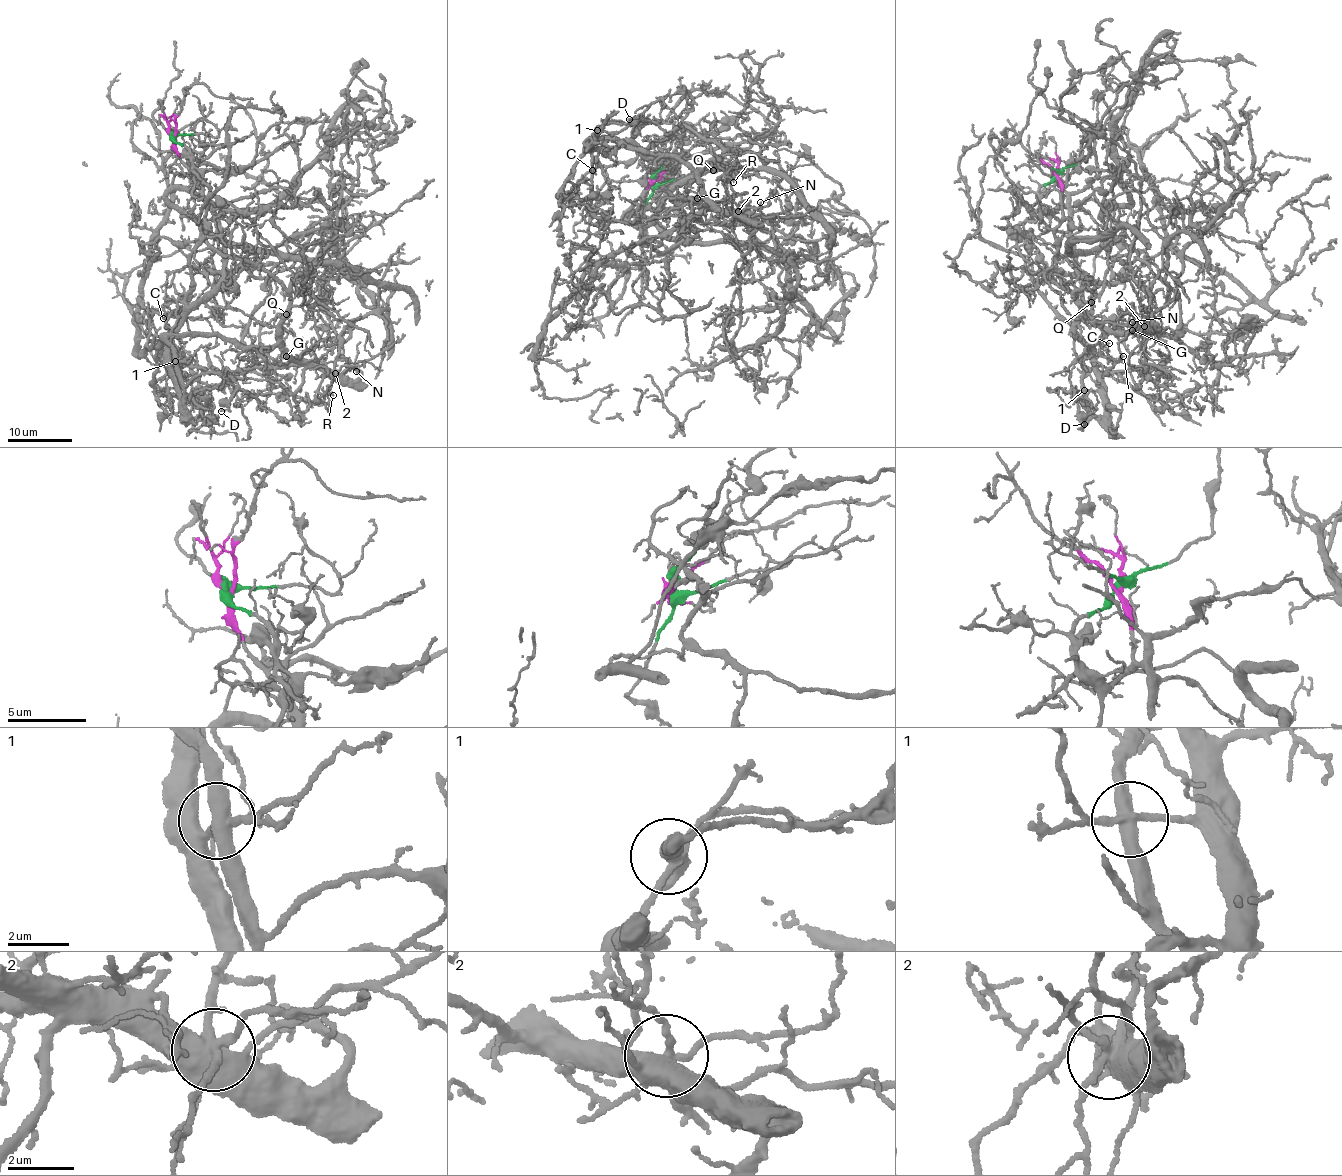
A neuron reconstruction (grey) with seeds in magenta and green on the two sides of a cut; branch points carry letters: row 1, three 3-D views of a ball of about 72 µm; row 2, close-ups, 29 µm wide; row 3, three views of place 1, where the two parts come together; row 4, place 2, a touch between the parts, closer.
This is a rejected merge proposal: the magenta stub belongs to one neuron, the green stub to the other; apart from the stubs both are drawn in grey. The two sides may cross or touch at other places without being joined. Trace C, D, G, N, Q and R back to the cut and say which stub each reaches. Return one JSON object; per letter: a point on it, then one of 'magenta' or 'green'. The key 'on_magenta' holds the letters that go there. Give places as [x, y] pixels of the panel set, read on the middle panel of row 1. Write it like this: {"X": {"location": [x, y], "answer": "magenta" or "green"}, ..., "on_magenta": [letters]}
{"C": {"location": [592, 170], "answer": "magenta"}, "D": {"location": [629, 119], "answer": "green"}, "G": {"location": [697, 198], "answer": "green"}, "N": {"location": [760, 202], "answer": "green"}, "Q": {"location": [713, 170], "answer": "green"}, "R": {"location": [733, 182], "answer": "green"}, "on_magenta": ["C"]}

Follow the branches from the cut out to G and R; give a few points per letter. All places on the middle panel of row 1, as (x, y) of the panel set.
G: (653, 182), (679, 125), (661, 138), (689, 126), (723, 151), (702, 168), (697, 198)
R: (653, 182), (679, 125), (661, 138), (689, 126), (721, 147), (699, 180), (726, 211), (720, 178), (734, 182)

